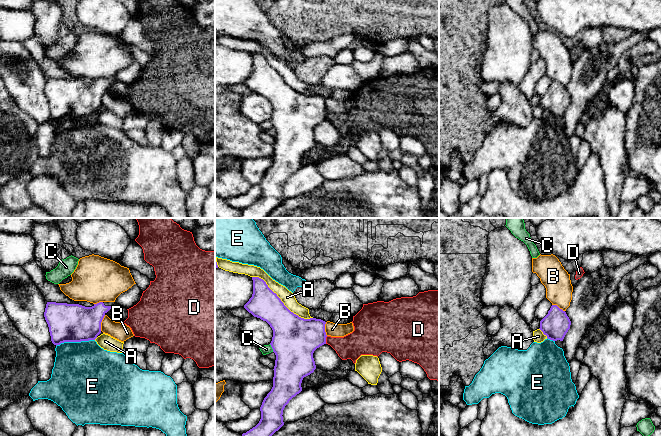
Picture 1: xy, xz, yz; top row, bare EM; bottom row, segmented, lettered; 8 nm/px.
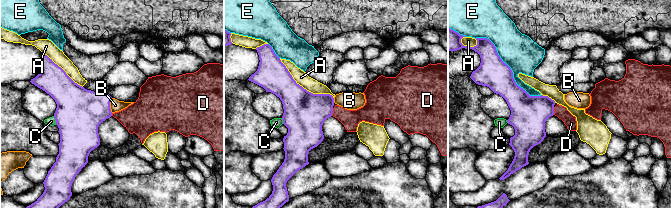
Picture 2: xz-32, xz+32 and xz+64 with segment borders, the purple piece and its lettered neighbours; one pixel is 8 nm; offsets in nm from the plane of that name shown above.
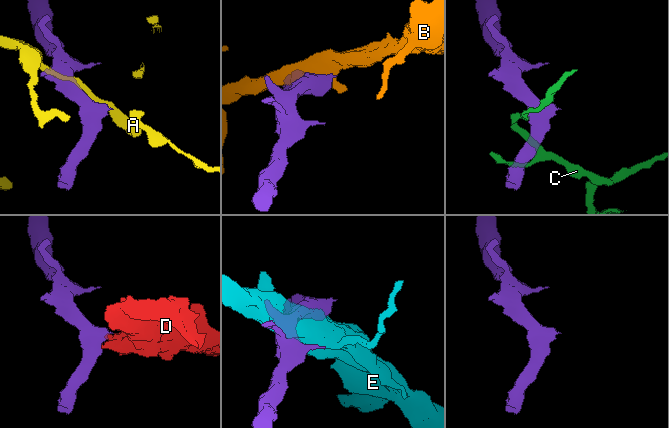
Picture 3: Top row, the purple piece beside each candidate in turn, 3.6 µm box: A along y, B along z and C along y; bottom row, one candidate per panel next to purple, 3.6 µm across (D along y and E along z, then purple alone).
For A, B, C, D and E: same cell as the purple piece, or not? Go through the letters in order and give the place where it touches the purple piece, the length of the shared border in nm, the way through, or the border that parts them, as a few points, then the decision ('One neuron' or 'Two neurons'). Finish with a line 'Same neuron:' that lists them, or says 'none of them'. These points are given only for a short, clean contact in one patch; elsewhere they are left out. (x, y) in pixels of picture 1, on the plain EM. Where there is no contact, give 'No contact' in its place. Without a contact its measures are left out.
A: Touches purple at xz (281, 77). Shared border 600 nm. Two neurons
B: Touches purple at xy (100, 99). Shared border 130 nm. Two neurons
C: Touches purple at xz (272, 124). Shared border 70 nm. Boundary: xz (269, 120), (273, 127). Two neurons
D: Touches purple at xz (325, 116). Shared border 70 nm. Boundary: xz (327, 112), (325, 119). Two neurons
E: Touches purple at xy (75, 117). Shared border 320 nm. Two neurons
Same neuron: none of them

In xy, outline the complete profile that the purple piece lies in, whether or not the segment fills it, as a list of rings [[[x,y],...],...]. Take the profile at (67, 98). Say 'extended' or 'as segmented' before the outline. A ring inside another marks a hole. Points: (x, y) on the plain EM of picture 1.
extended | [[[47,78],[44,93],[54,121],[64,118],[95,116],[101,98],[115,78],[99,78],[92,83],[79,80]]]

